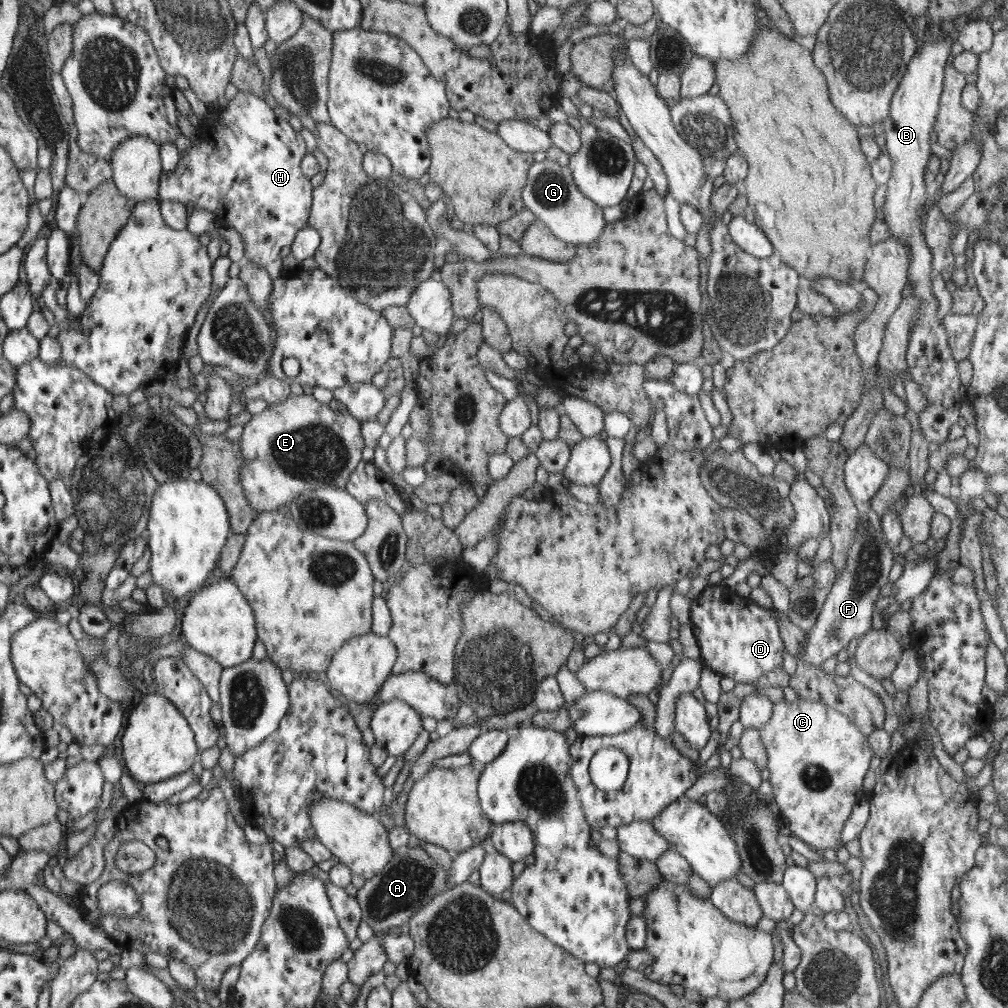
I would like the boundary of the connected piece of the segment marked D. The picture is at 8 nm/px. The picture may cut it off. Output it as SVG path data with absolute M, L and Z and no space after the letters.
M729 582L708 585L698 596L691 599L690 625L694 636L697 638L702 660L706 668L719 673L721 676L730 677L736 683L753 683L759 681L760 676L766 672L776 672L776 668L783 668L784 644L780 638L780 624L778 614L772 607L762 608L750 598L741 597L735 593L734 586Z

